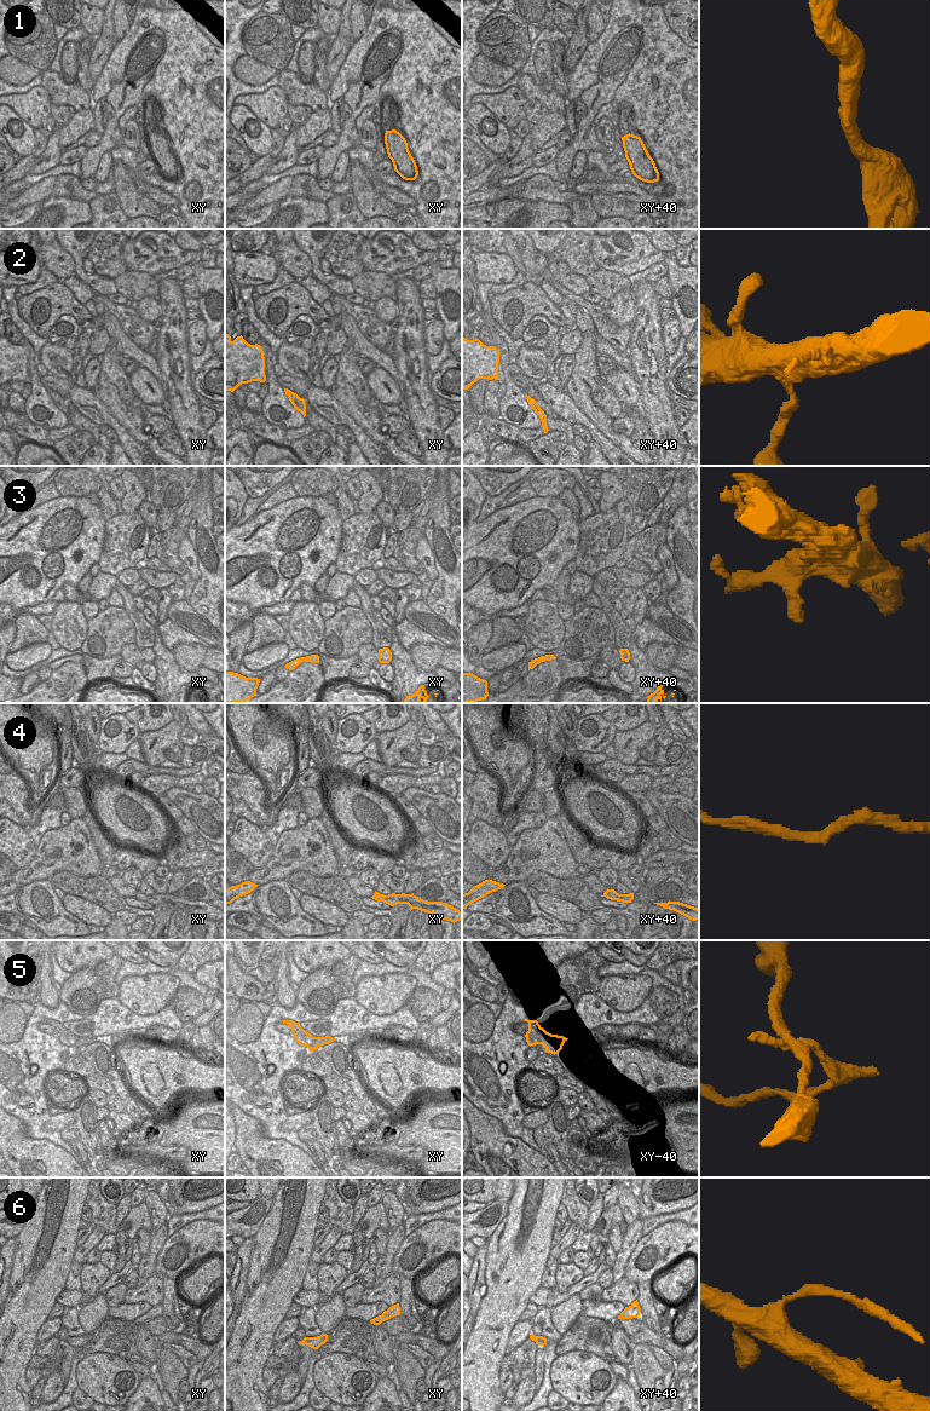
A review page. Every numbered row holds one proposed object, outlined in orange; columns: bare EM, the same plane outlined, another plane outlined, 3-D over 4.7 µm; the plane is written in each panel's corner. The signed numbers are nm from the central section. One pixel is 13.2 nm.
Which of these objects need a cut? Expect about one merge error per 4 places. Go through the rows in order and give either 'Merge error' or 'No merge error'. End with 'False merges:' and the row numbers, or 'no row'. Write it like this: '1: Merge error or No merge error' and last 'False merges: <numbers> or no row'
1: No merge error
2: No merge error
3: No merge error
4: No merge error
5: Merge error
6: Merge error
False merges: 5, 6.

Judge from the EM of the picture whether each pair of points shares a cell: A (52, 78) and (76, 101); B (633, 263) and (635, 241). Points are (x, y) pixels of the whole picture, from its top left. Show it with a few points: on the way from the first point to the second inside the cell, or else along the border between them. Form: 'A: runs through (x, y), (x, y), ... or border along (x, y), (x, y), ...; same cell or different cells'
A: runs through (58, 84), (70, 94); same cell
B: runs through (633, 258), (635, 246); same cell

